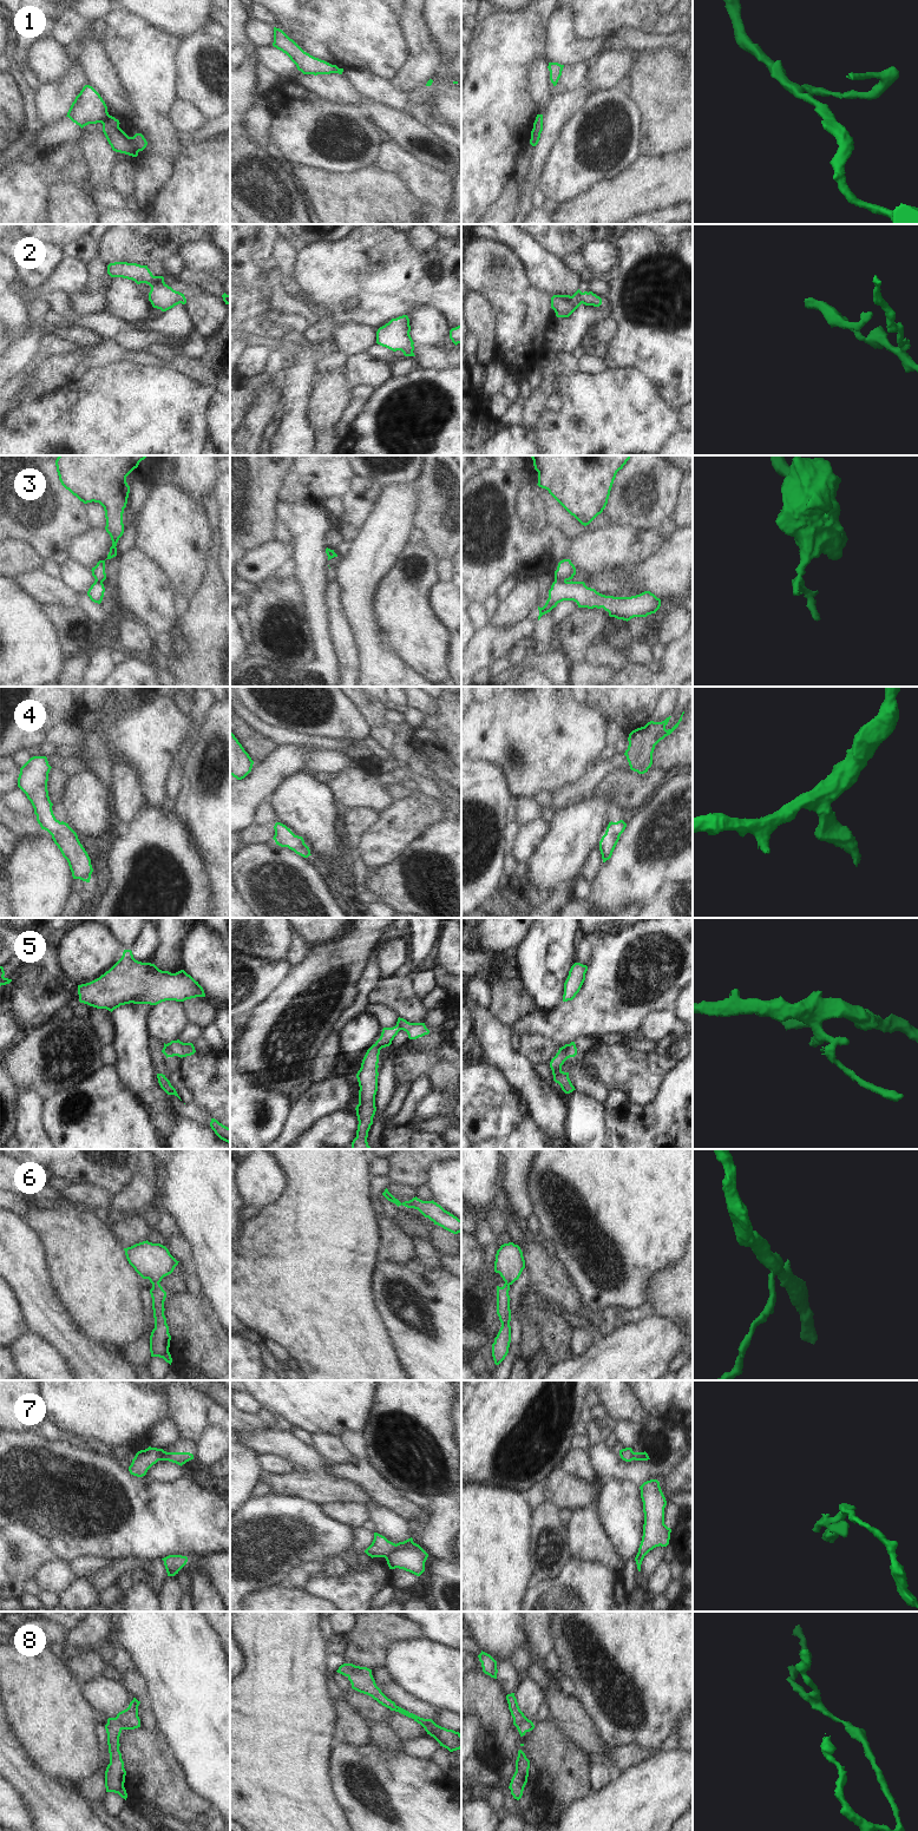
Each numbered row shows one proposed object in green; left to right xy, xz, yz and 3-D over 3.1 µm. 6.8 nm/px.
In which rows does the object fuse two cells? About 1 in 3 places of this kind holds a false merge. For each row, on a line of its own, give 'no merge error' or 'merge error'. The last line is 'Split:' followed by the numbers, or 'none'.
1: merge error
2: no merge error
3: merge error
4: no merge error
5: merge error
6: merge error
7: merge error
8: no merge error
Split: 1, 3, 5, 6, 7

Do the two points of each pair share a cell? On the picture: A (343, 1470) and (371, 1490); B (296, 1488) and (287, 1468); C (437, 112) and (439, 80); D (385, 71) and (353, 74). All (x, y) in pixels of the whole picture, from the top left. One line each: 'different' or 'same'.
A: same
B: different
C: same
D: different

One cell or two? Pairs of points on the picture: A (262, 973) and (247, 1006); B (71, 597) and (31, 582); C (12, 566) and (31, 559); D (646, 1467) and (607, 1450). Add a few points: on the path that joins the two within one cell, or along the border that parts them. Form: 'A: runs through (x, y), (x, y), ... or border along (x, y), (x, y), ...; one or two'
A: runs through (257, 982), (254, 993), (249, 998); one
B: runs through (61, 595), (46, 591), (40, 586); one
C: runs through (17, 562), (26, 559); one
D: runs through (636, 1467), (622, 1467), (615, 1459); one

